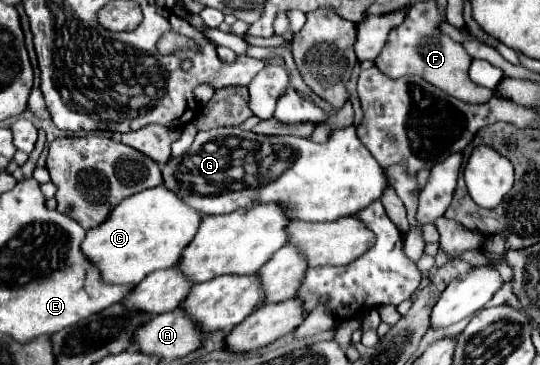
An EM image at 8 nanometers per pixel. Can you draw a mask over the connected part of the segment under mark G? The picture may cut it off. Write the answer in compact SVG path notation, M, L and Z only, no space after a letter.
M354 125L334 131L326 143L312 143L302 137L268 137L240 127L200 131L184 155L172 157L166 165L162 165L162 179L162 185L168 191L176 193L188 207L194 207L202 215L224 215L258 203L276 203L292 221L312 223L354 215L358 209L370 205L370 201L380 199L382 189L388 183L378 161L364 145L360 145Z

